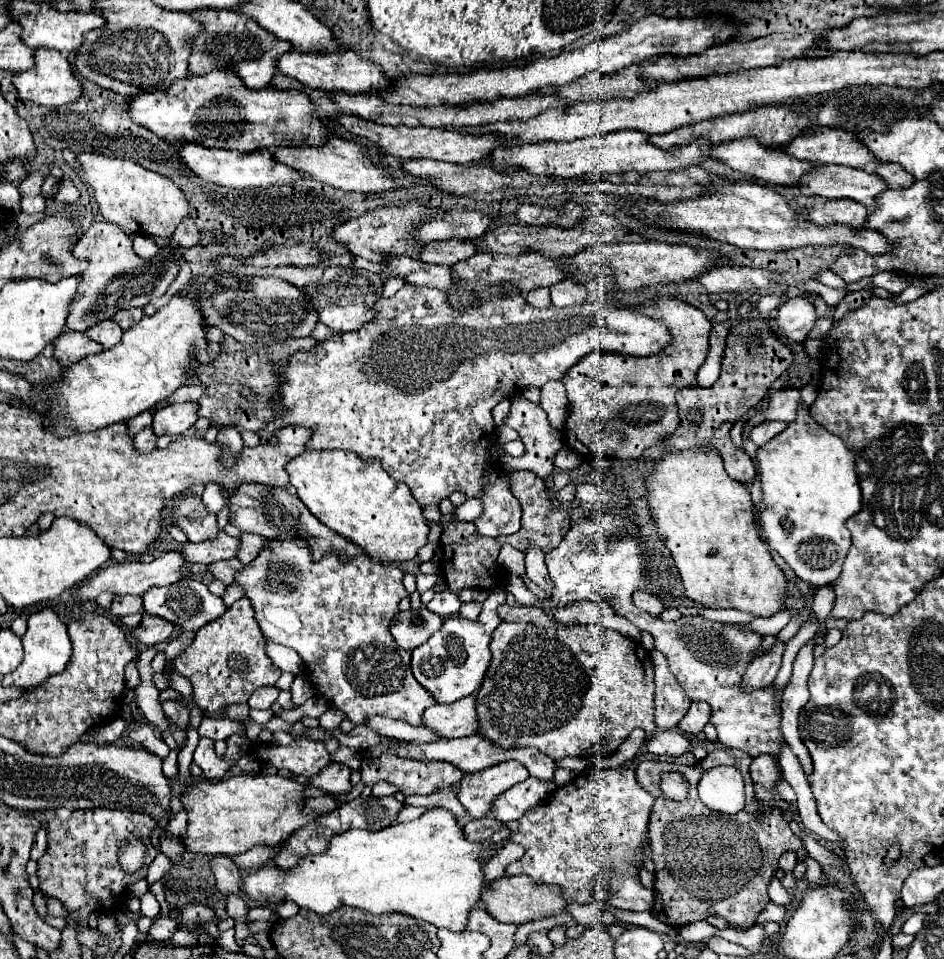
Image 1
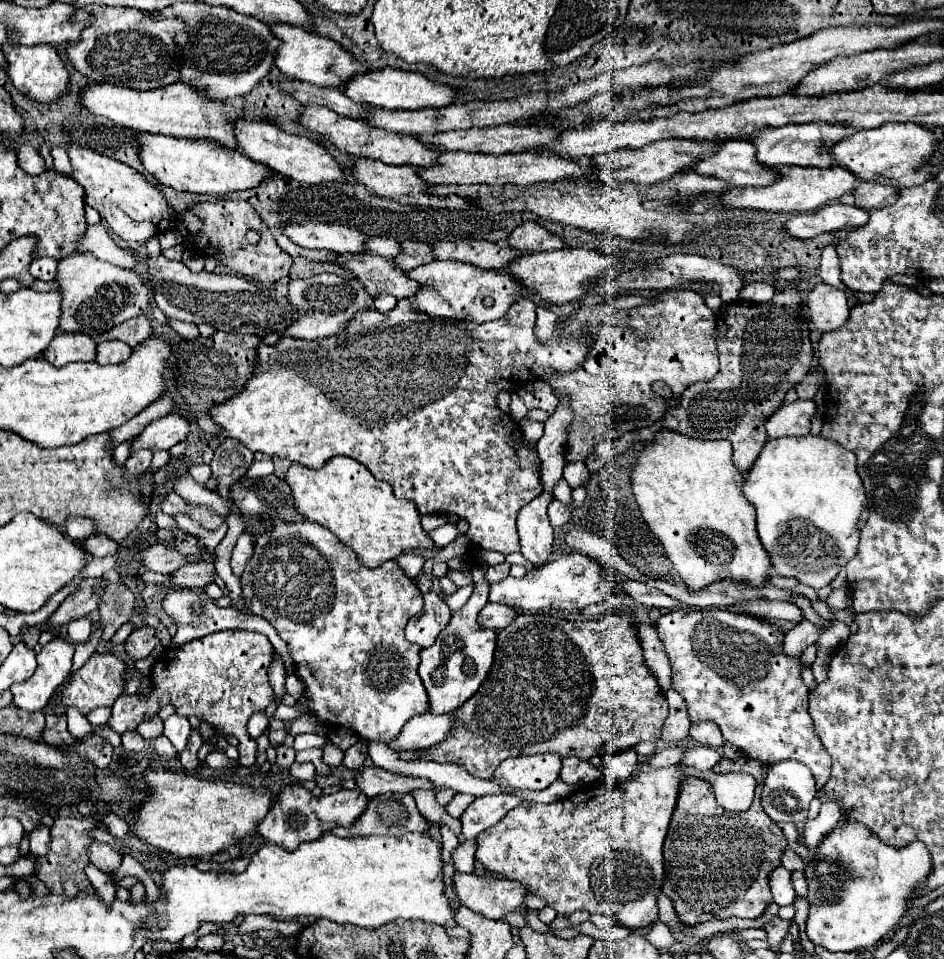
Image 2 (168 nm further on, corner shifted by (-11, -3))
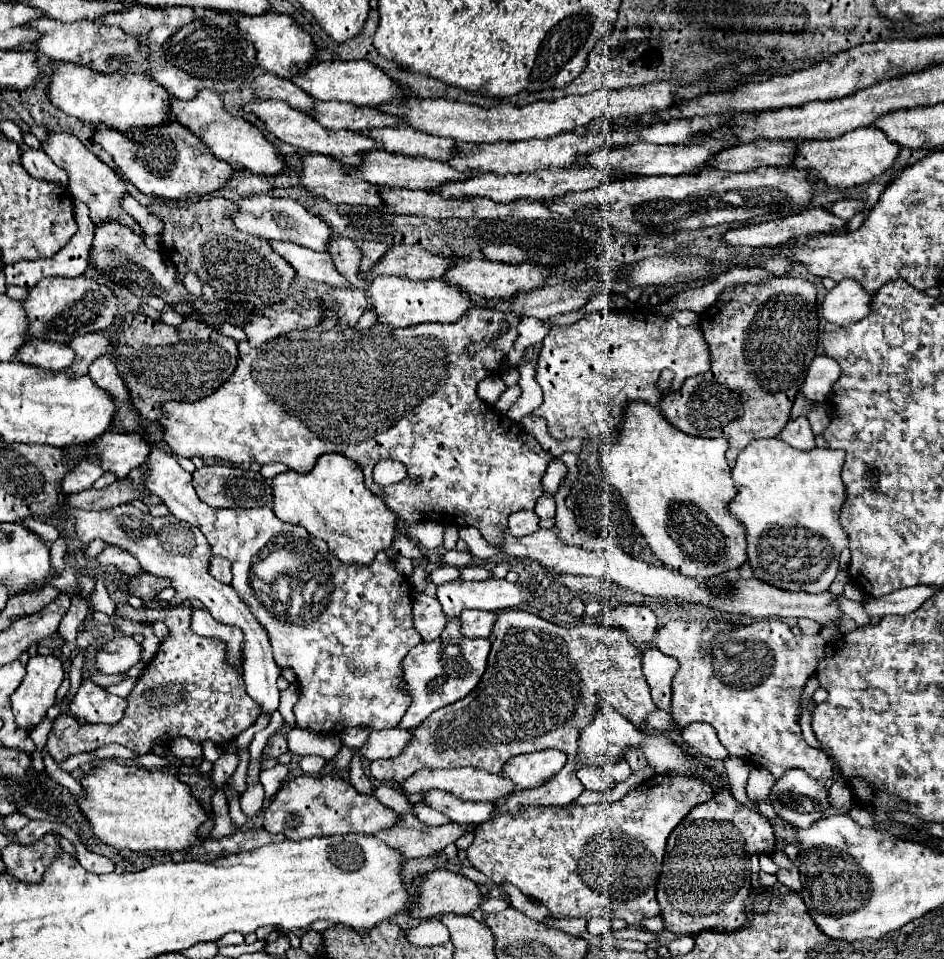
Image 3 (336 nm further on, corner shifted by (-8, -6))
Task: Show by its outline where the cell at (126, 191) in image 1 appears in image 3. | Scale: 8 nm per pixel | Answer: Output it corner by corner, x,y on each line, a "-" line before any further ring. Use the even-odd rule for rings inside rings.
50,132
46,142
42,142
42,150
52,158
52,162
68,172
68,190
76,200
82,200
90,208
92,222
100,222
102,218
118,218
124,226
130,226
136,234
142,234
138,224
122,210
120,198
126,194
124,182
116,176
116,172
106,166
102,160
98,160
76,136
64,134
64,132

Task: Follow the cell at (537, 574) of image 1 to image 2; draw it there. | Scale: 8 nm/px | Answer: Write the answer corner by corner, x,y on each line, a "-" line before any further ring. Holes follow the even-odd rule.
543,491
531,503
527,503
517,517
517,531
521,539
521,555
533,565
541,567
547,563
553,549
553,527
547,517
547,505
555,497

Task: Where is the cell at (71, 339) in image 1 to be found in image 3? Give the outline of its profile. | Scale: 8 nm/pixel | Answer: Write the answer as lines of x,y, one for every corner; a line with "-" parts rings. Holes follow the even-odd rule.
30,338
24,342
24,346
18,348
16,360
22,364
58,372
58,370
66,370
70,362
74,362
74,352
66,344

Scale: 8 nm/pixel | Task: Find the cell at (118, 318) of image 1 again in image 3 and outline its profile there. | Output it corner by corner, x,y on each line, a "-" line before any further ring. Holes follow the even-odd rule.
94,332
94,334
84,334
84,336
78,336
74,340
68,342
68,346
76,352
76,360
72,362
70,370
74,376
82,376
86,374
88,366
102,354
108,352
112,344
112,338
108,334
102,334
102,332

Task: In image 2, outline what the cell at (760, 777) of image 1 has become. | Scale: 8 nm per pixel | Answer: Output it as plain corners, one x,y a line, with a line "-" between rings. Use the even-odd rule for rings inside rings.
779,761
779,763
773,763
767,771
765,787
763,787
763,793
761,793
761,805
773,821
799,823
799,821
807,819
807,809
809,809
809,803
815,797
815,793
817,793
815,791
815,779
803,763

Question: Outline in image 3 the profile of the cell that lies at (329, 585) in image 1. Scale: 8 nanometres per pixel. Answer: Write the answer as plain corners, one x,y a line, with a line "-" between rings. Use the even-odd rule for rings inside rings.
106,356
96,358
88,368
88,376
94,380
98,388
110,394
110,398
116,404
112,426
118,430
122,428
128,434
142,434
144,440
150,444
150,454
140,466
142,472
146,474
144,488
150,494
162,498
162,504
168,506
168,510
178,520
198,526
210,542
212,556
230,560
234,576
232,588
250,606
258,622
266,628
276,664
280,668
292,668
296,672
296,678
300,682
300,698
294,706
298,728
322,734
328,734
328,728
332,732
342,732
344,728
352,726
370,726
372,730
394,728
398,724
398,718
402,718
402,714
406,712
406,706
410,706
410,698
406,698
406,694
398,694
398,666
402,664
402,658
408,654
408,650
414,648
422,638
412,622
410,582
406,576
394,570
390,556
386,552
378,552
374,560
364,566
340,562
336,556
328,552
322,540
310,536
302,526
278,520
274,512
266,506
250,510
248,508
214,510
206,506
194,492
192,474
188,474
170,452
160,448
142,430
144,426
140,422
140,416
134,412
124,382
122,378
118,378
118,372
114,370
114,362
110,362
110,358

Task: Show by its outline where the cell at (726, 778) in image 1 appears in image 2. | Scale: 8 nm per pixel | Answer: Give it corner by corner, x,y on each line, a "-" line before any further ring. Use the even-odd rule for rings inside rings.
641,763
637,777
627,779
627,781
623,781
619,785
613,785
613,787
605,789
603,793
599,789
593,795
587,797
587,792
583,789
583,791
571,793
567,799
561,799
561,801
555,801
555,803
549,803
549,805
523,803
521,807
517,807
517,811
509,811
509,815
505,815
505,819
501,819
501,823
497,823
497,827
491,827
489,831
483,831
481,835
477,835
479,849
477,849
475,857
477,857
477,861
483,863
485,869
489,869
493,873
499,873
505,879
513,879
513,881
525,883
529,887
529,891
533,891
535,895
543,897
547,901
547,905
553,907
559,915
571,915
573,911
585,909
589,913
605,913
605,915
617,917
619,923
625,925
625,927
647,927
647,925
651,925
657,919
657,901
655,901
655,897
661,891
661,881
663,881
663,841
665,841
665,833
667,833
667,827
669,827
669,819
673,815
673,807
675,807
675,801
677,801
677,787
679,787
681,779
693,776
711,783
713,789
715,789
717,803
723,809
727,809
727,811
747,811
751,807
751,803
753,803
753,795
755,795
755,777
753,775
747,775
747,773
725,773
725,775
717,775
717,779
715,779
716,775
717,773
714,773
713,770
701,772
679,763
677,765
669,765
669,767
661,767
661,769
655,769
649,763

